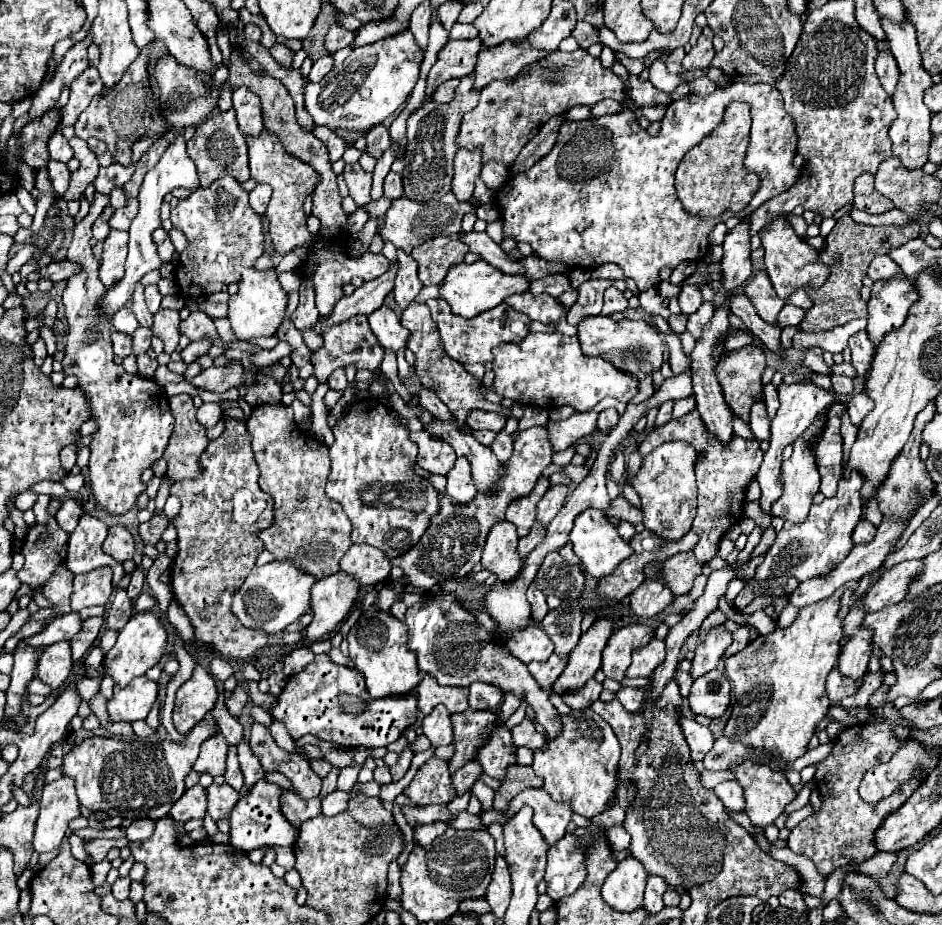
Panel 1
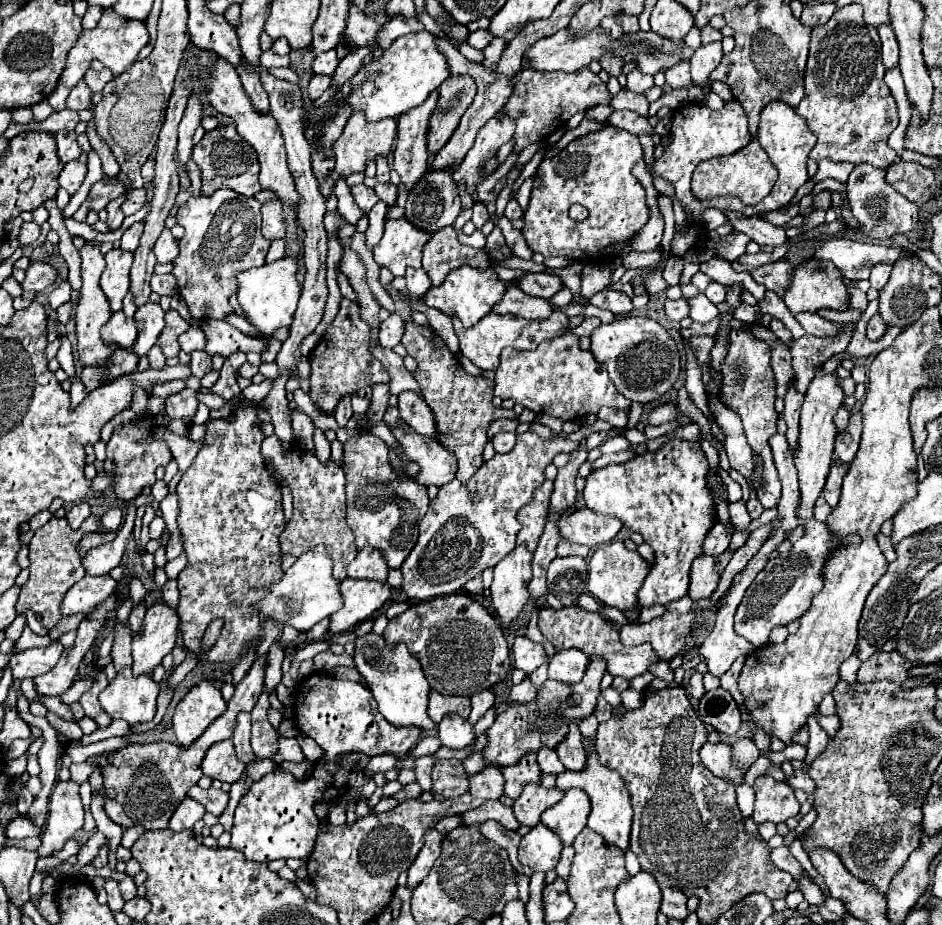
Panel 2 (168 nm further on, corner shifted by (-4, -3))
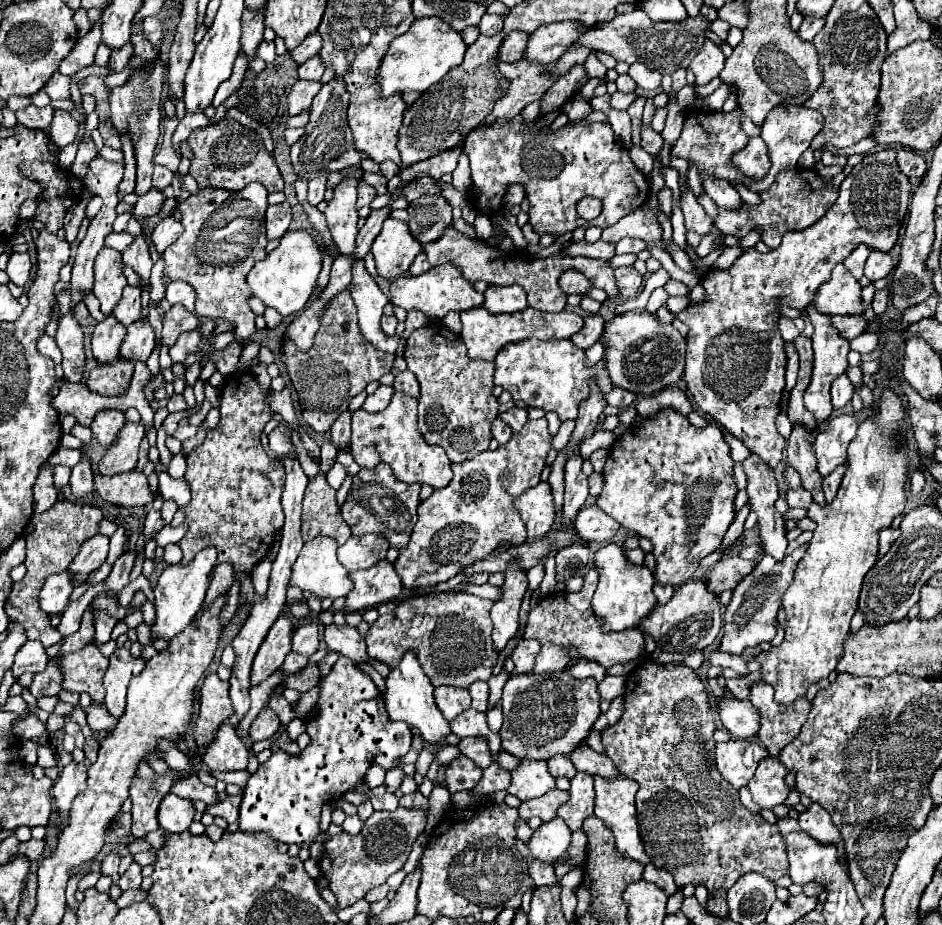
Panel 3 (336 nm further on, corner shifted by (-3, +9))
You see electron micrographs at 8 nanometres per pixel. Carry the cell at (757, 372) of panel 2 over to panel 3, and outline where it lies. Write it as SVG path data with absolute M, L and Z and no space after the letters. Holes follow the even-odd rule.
M896 149L868 153L842 181L836 203L818 223L806 231L788 231L782 239L782 245L774 251L758 253L756 249L746 249L728 269L708 269L700 281L704 287L704 299L690 303L676 315L690 329L686 335L688 349L684 381L694 403L718 425L726 427L728 433L740 439L768 467L776 467L782 461L782 451L786 449L786 439L776 431L774 423L776 415L780 413L786 371L784 339L778 329L780 305L802 311L808 303L812 303L812 295L816 295L818 287L830 279L832 267L842 263L860 243L874 251L888 253L898 241L900 223L904 223L910 195L912 185L900 167L896 167Z

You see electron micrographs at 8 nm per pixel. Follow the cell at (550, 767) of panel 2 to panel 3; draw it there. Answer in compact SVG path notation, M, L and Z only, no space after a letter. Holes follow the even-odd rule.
M566 755L552 757L548 761L548 769L550 769L552 777L568 777L568 779L572 779L572 775L576 775L576 769L574 769L570 757L566 757Z

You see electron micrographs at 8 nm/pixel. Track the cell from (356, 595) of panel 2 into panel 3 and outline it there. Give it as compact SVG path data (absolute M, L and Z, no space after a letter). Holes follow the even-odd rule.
M382 559L370 569L350 573L354 589L346 597L346 611L366 611L382 603L398 599L402 591L400 577L388 559Z

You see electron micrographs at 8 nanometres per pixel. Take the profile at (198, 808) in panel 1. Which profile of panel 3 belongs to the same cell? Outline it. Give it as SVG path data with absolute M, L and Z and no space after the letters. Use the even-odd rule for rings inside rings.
M168 793L158 807L158 823L168 833L182 833L194 821L194 813L196 809L192 801L180 799L178 795Z

